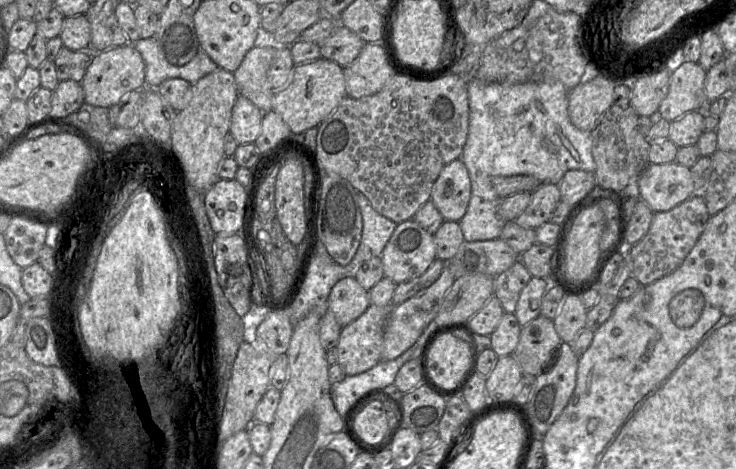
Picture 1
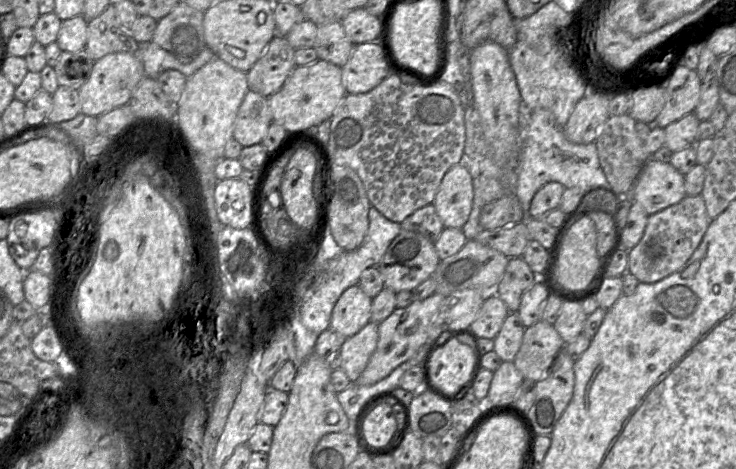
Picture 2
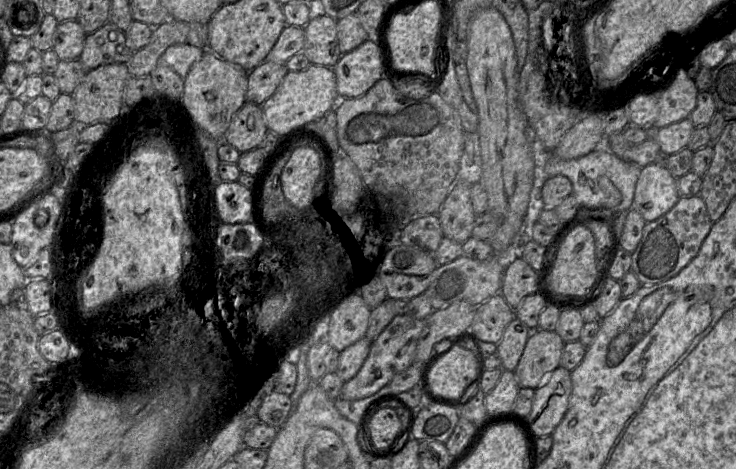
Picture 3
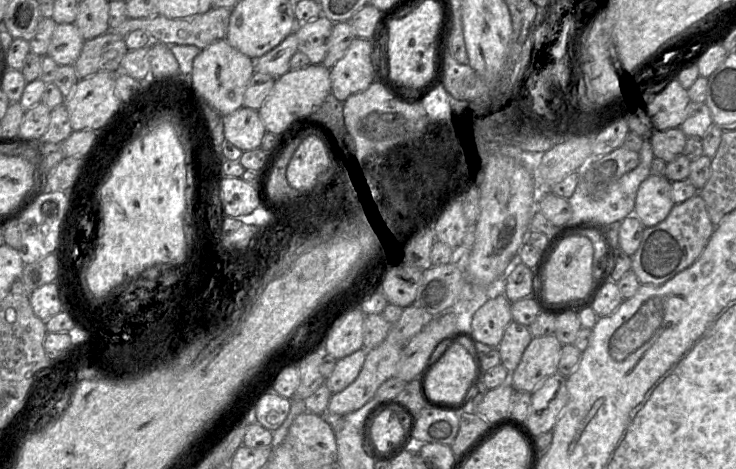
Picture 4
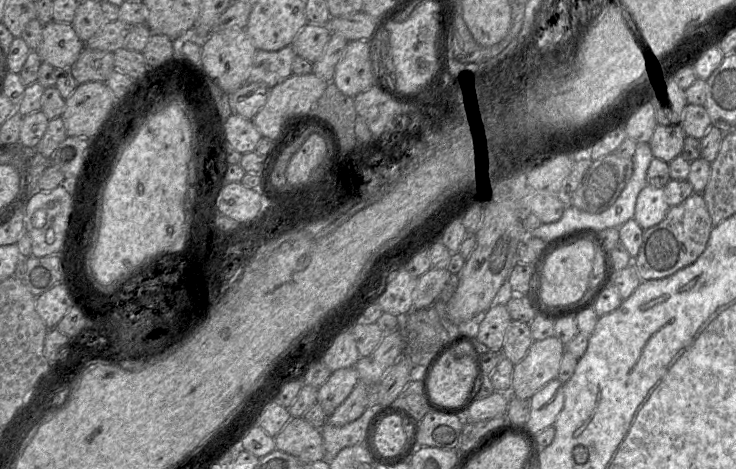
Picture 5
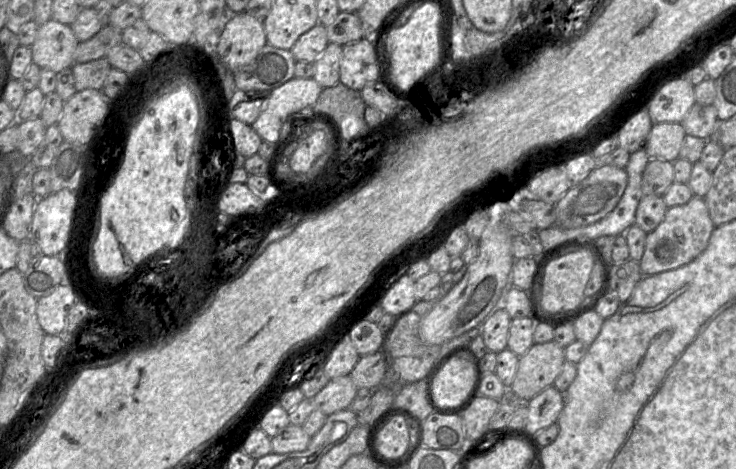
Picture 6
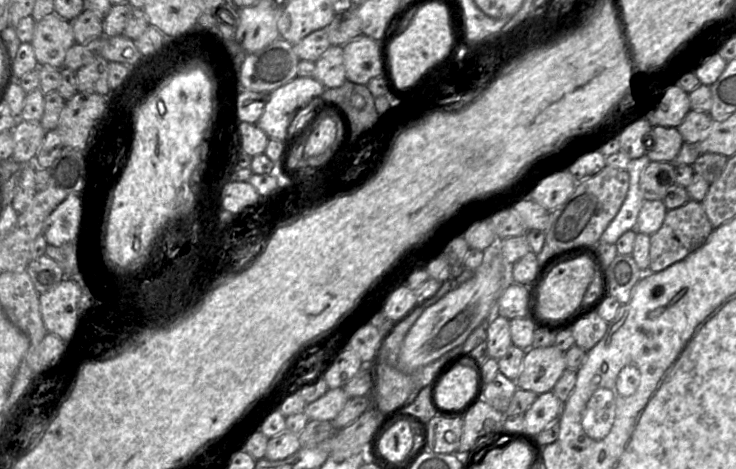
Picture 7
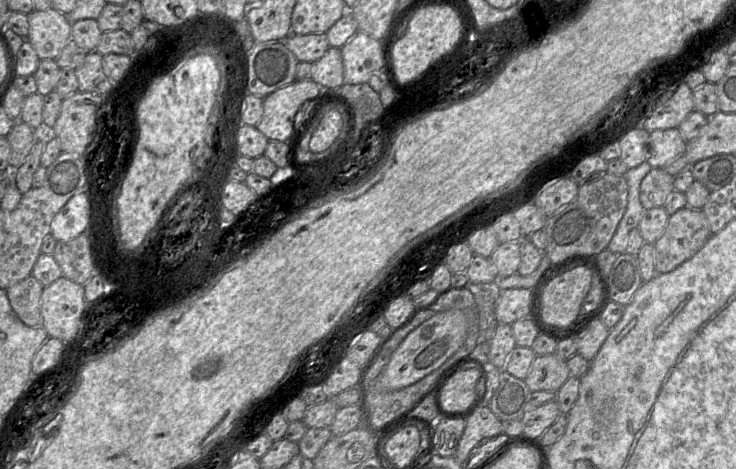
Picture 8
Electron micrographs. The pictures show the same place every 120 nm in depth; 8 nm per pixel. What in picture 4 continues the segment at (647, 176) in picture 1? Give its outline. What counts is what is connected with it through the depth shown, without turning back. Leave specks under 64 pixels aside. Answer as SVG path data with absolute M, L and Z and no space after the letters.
M650 174L637 190L634 215L643 227L652 227L668 216L674 204L672 182L666 176Z

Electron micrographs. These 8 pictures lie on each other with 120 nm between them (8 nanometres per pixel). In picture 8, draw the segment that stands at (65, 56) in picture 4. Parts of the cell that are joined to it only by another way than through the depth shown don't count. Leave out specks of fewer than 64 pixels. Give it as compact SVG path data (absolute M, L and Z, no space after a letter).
M53 7L28 15L28 34L25 38L34 48L40 60L57 59L71 40L69 17Z

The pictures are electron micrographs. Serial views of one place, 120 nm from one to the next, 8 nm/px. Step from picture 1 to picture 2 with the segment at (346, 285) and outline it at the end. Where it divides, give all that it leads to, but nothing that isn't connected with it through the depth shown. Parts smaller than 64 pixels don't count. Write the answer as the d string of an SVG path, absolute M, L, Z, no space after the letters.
M358 285L347 288L332 310L330 329L348 338L371 321L372 298Z

